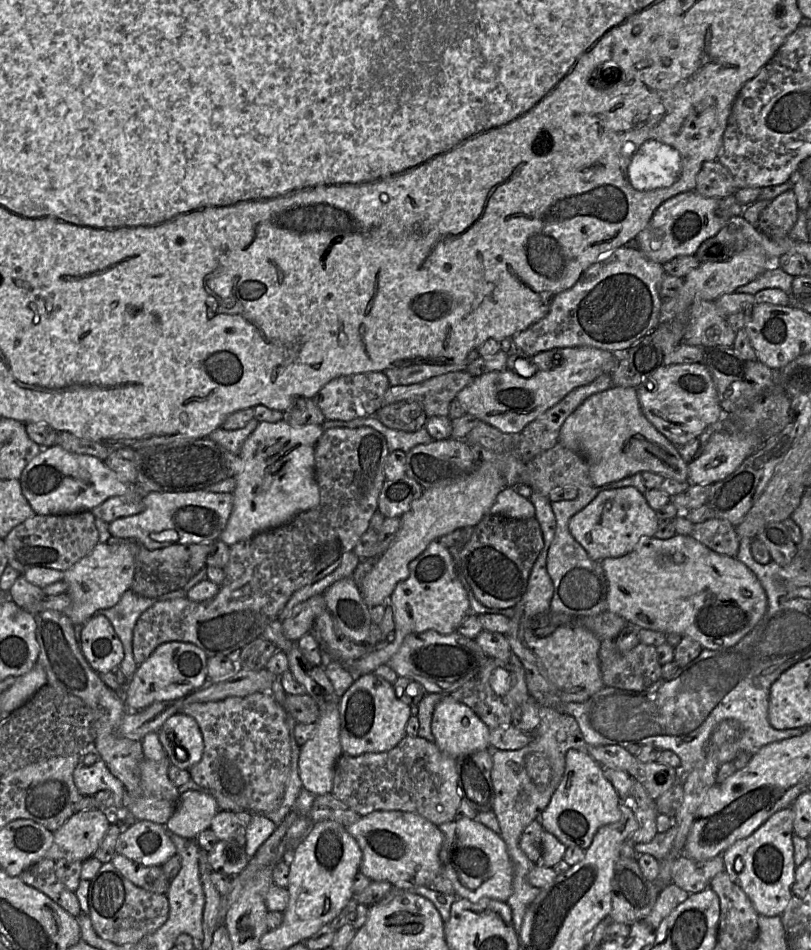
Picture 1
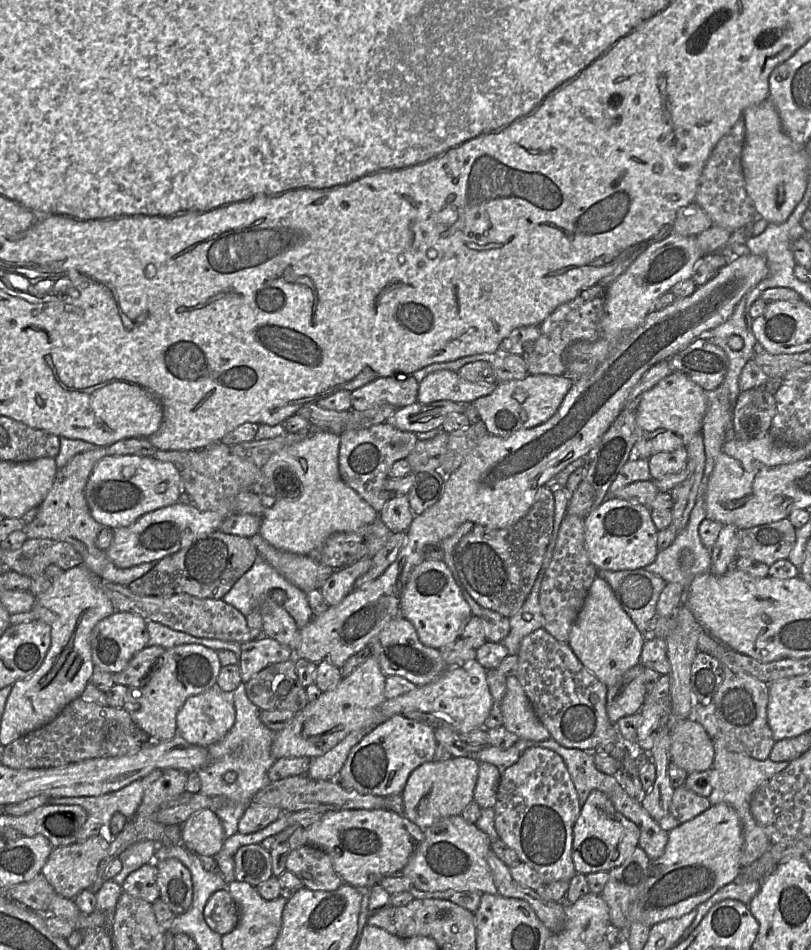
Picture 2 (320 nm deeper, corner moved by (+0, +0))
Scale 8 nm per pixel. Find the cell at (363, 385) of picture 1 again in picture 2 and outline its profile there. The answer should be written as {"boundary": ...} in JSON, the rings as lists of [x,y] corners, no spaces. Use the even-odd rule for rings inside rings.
{"boundary":[[[412,375],[381,377],[351,392],[351,410],[366,411],[384,404],[409,406],[417,401],[418,388]]]}

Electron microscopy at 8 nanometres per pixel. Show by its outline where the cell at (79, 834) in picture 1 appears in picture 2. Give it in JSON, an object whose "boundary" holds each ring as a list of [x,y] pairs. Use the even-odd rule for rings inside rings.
{"boundary":[[[104,833],[85,841],[76,841],[69,845],[55,847],[41,872],[53,886],[56,894],[74,900],[78,893],[89,889],[96,880],[99,865],[107,855],[109,843],[110,837]]]}

